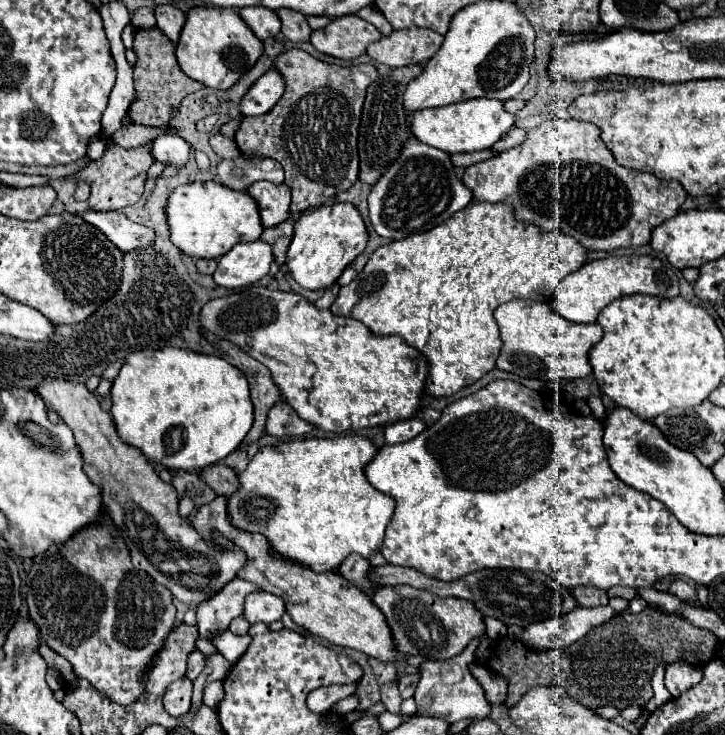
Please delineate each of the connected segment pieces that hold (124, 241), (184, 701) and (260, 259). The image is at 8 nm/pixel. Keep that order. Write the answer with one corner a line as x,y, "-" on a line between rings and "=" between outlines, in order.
82,211
78,213
84,221
100,229
120,251
136,249
138,245
150,245
152,243
152,231
148,227
136,225
122,211
=
182,677
174,683
170,683
170,687
164,693
164,709
172,715
172,717
180,717
184,713
188,713
190,709
190,699
192,699
192,681
=
264,241
238,243
218,259
214,281
226,289
240,289
258,283
268,275
272,263
272,249

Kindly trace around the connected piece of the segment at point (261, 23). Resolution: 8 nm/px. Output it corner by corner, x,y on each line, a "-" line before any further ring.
244,7
240,9
240,17
248,23
254,35
262,41
280,31
280,19
268,7

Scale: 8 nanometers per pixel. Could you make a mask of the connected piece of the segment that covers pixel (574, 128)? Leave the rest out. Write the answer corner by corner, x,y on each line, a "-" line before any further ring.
554,119
526,133
524,143
488,161
470,165
464,173
464,185
472,189
474,201
510,203
516,219
538,225
542,231
562,231
576,237
588,251
614,251
620,247
640,247
650,243
650,233
666,219
674,217
686,201
686,191
678,181
662,181
650,173
618,165
606,145
600,141
600,129
576,119

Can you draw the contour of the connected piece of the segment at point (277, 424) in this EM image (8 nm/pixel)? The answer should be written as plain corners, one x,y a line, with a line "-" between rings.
278,401
270,411
266,419
266,431
274,437
302,437
308,431
312,431
312,423
306,423
296,415
288,403

